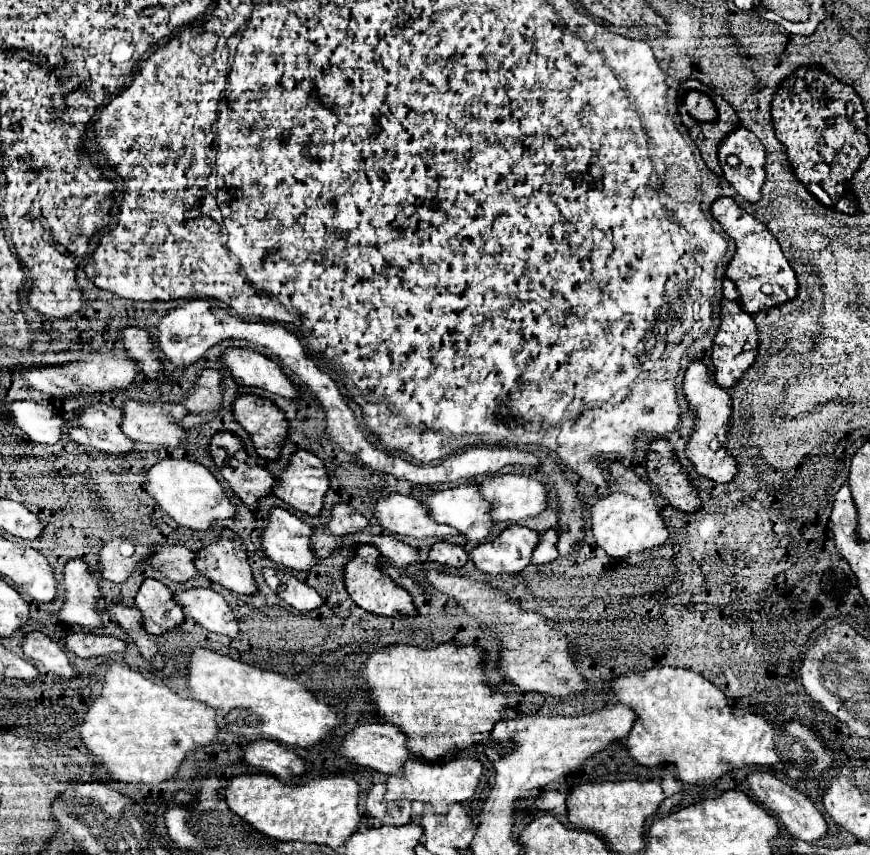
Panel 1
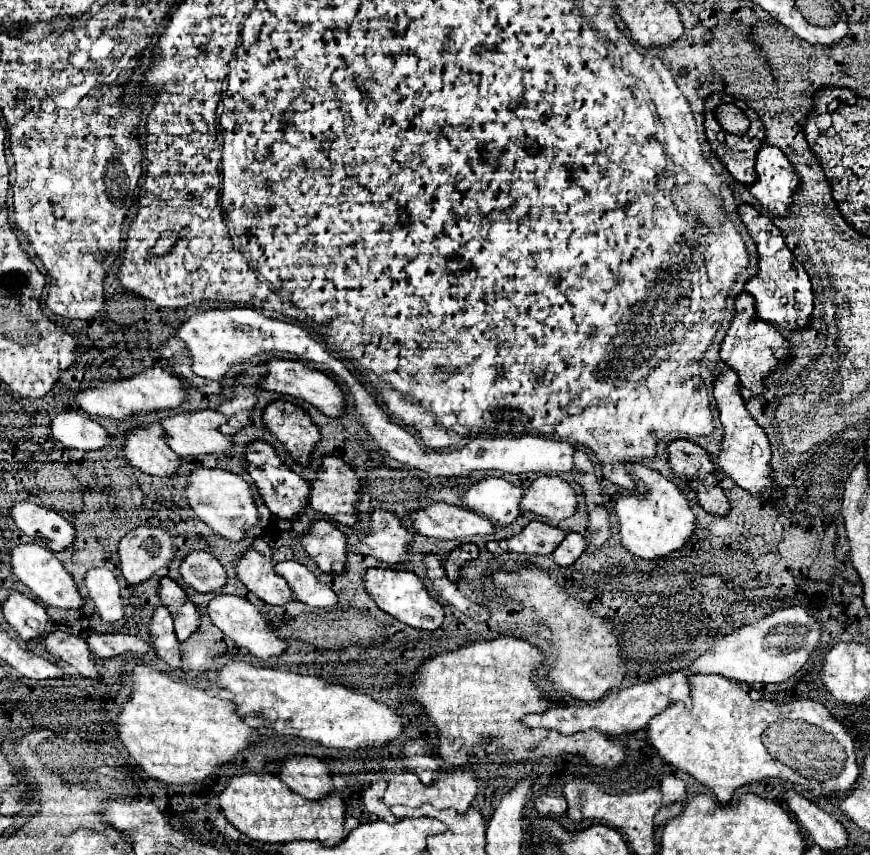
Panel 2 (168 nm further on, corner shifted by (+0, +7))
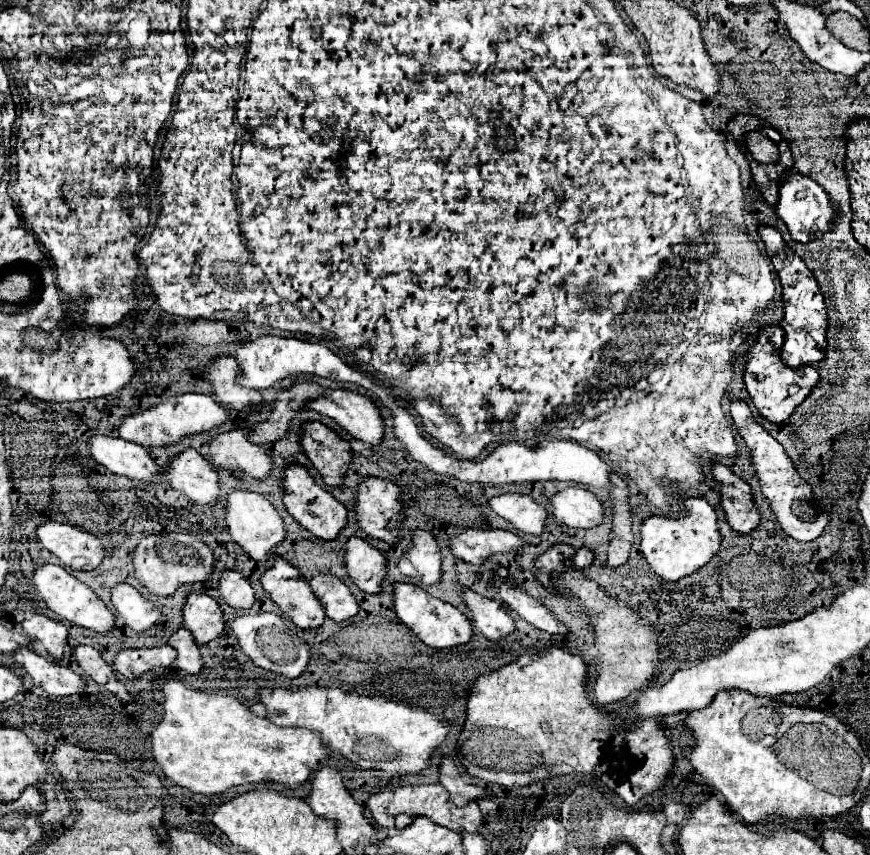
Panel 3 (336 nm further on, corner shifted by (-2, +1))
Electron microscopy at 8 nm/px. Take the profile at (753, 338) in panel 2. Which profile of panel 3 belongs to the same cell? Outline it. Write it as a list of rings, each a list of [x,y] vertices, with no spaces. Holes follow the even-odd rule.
[[[769,324],[765,328],[759,330],[753,346],[747,350],[745,354],[745,370],[743,370],[743,380],[747,386],[747,392],[755,404],[755,408],[759,410],[759,414],[771,422],[783,422],[791,416],[791,412],[807,398],[807,394],[811,392],[811,388],[817,384],[819,374],[815,370],[815,366],[799,366],[799,368],[791,368],[785,366],[779,358],[779,350],[781,350],[781,342],[785,338],[785,332],[781,330],[781,326]],[[797,384],[799,392],[789,392],[789,386]]]

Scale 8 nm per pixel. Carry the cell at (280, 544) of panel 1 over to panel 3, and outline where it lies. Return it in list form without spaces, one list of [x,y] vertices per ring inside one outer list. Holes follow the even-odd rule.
[[[351,536],[345,544],[343,562],[347,576],[353,584],[357,584],[359,590],[367,594],[379,592],[379,584],[385,576],[385,558],[381,550],[367,544],[359,536]]]

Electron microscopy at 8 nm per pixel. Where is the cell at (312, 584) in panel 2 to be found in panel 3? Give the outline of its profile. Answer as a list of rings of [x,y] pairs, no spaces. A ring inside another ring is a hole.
[[[317,574],[307,580],[309,588],[313,594],[319,598],[321,606],[325,608],[327,618],[335,622],[345,622],[353,618],[359,610],[355,598],[351,596],[349,588],[337,578],[337,576],[327,576],[327,574]]]

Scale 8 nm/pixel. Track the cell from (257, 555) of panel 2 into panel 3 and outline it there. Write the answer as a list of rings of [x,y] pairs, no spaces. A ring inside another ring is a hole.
[[[275,554],[273,566],[261,574],[259,582],[281,614],[299,628],[317,628],[323,624],[323,606],[309,590],[305,578],[281,556]]]

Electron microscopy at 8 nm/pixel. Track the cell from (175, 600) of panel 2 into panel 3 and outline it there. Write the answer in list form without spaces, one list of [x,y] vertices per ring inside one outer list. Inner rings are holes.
[[[189,592],[181,612],[183,612],[183,626],[193,634],[195,644],[197,642],[199,646],[207,644],[213,638],[225,634],[223,612],[217,600],[207,594]]]

